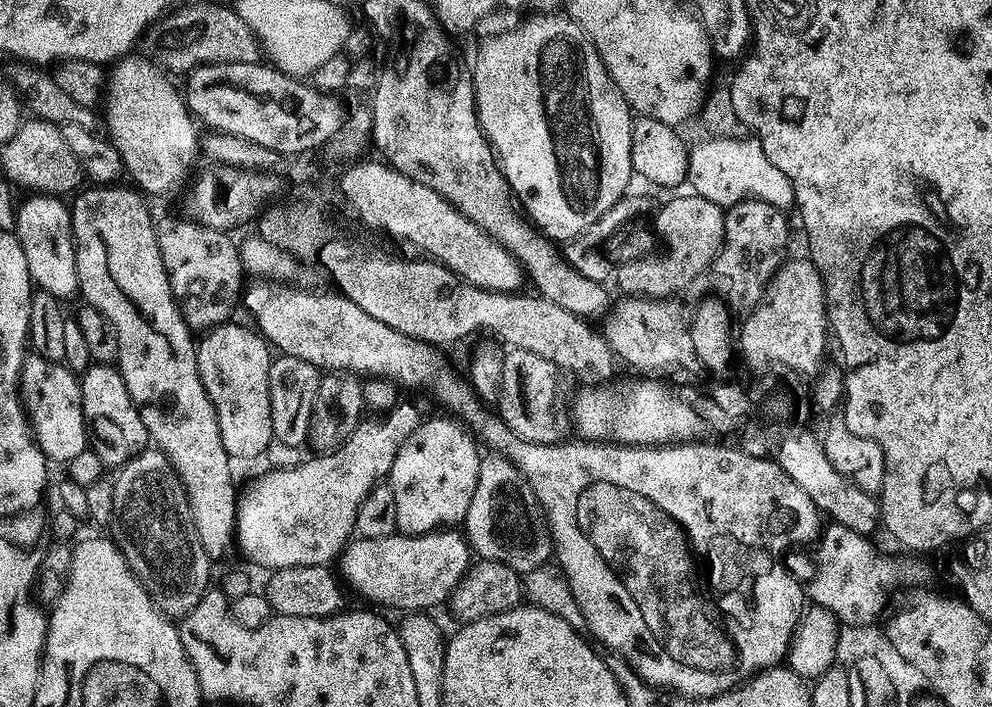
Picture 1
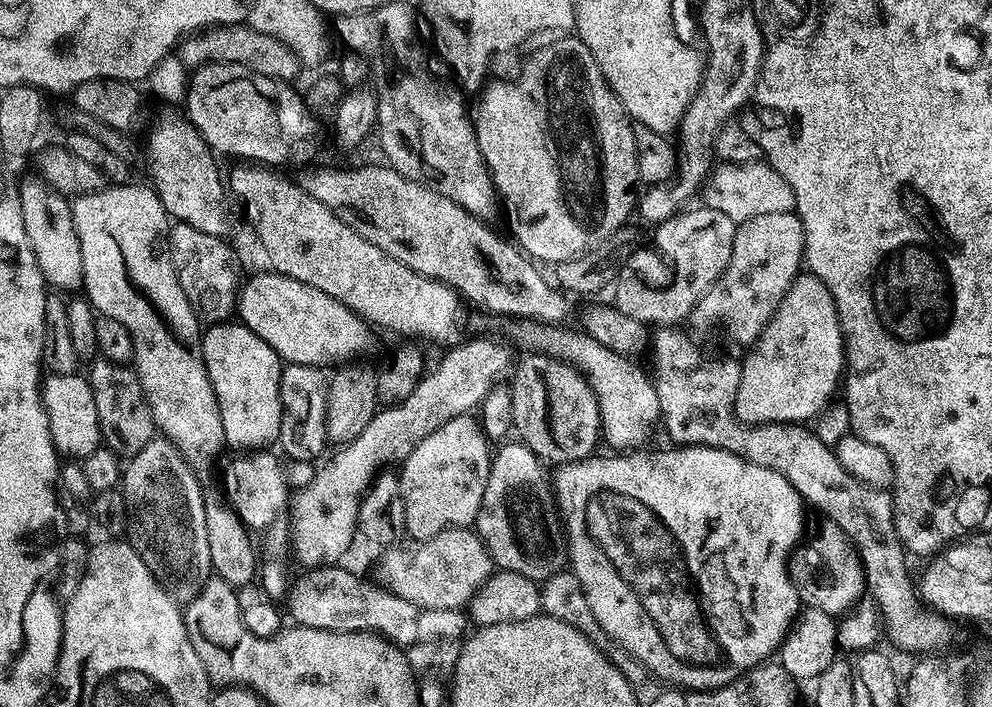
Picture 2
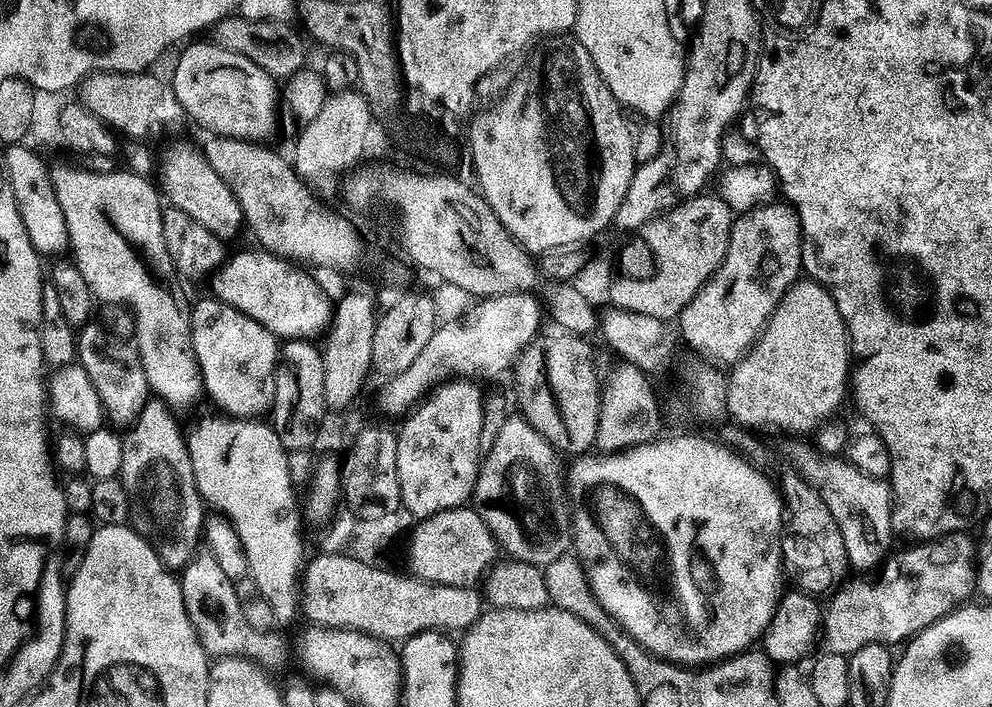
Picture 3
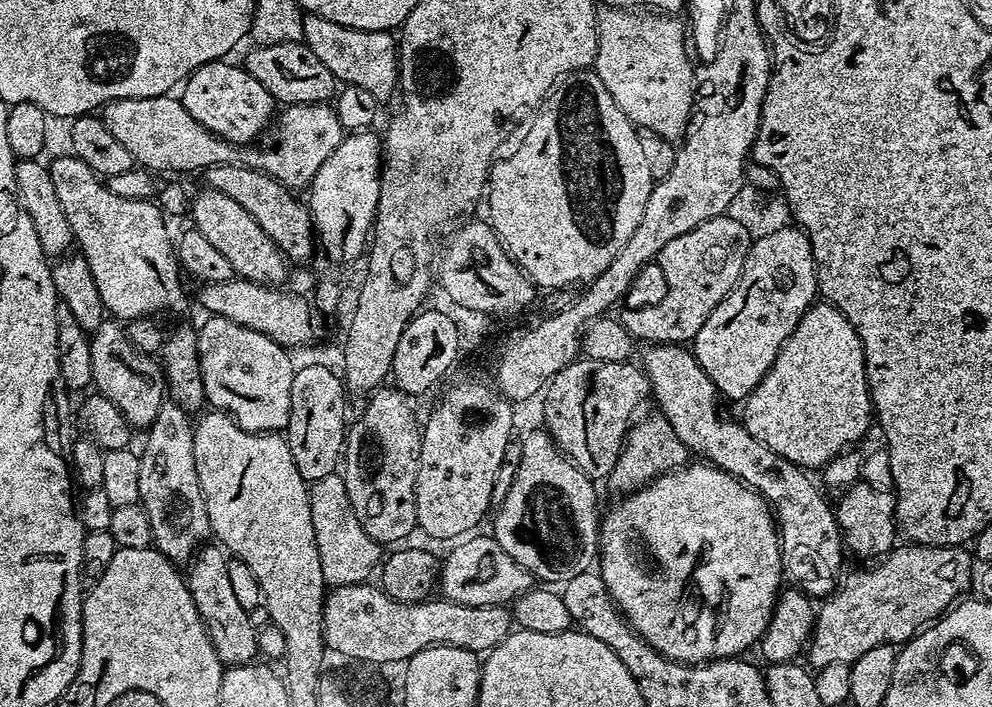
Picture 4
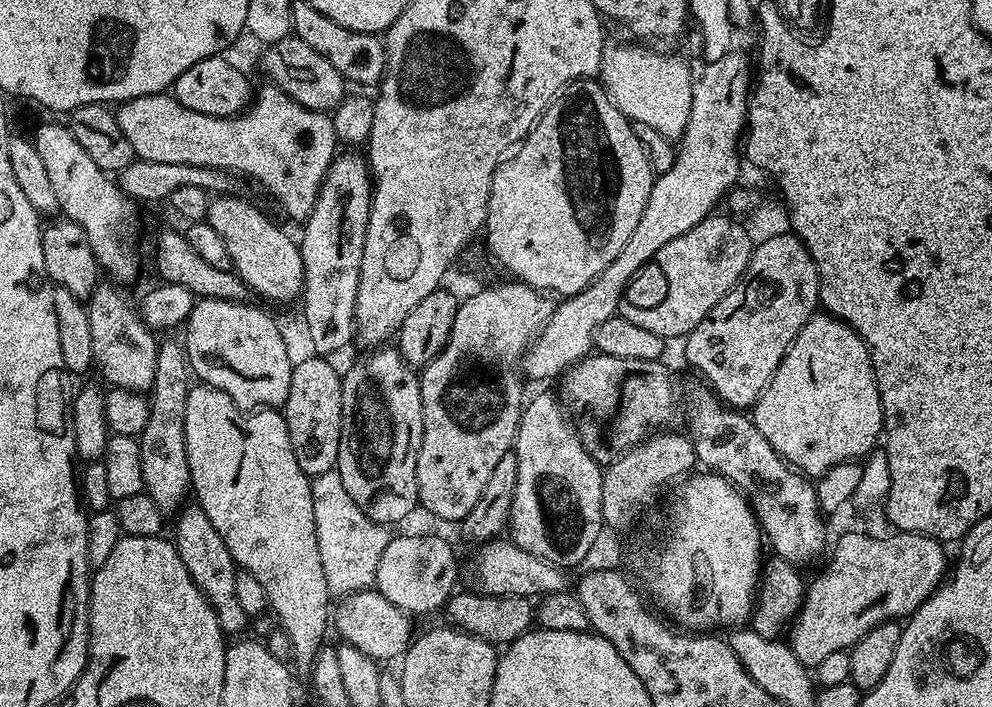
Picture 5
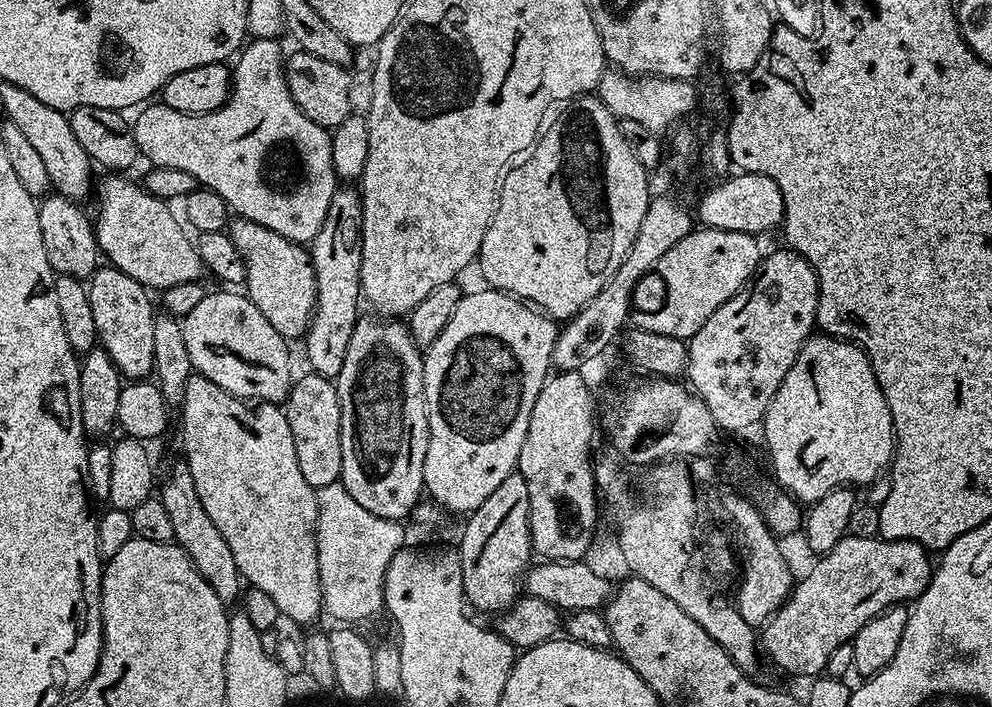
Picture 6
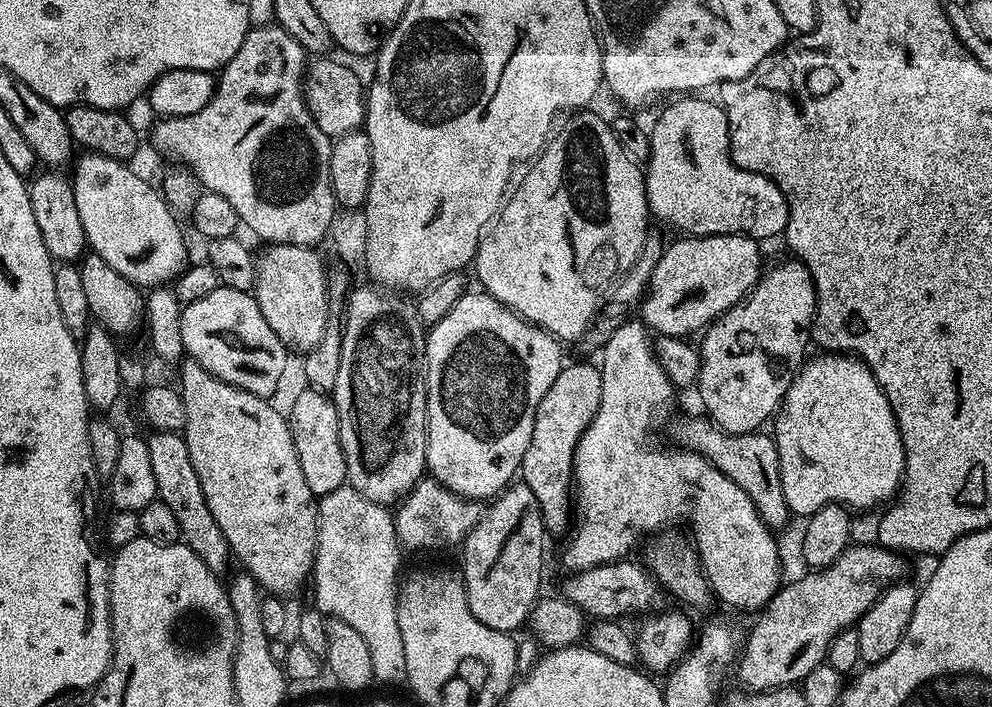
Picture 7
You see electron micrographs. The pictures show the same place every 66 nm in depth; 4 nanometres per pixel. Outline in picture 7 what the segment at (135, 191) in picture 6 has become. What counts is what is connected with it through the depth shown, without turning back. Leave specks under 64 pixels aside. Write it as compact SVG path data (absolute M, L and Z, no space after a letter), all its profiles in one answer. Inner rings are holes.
M85 151L80 155L75 157L71 165L73 168L72 172L70 171L70 179L74 202L78 205L78 215L82 218L82 230L88 239L88 248L100 255L122 278L128 279L141 290L151 290L175 281L184 272L190 259L184 246L184 232L176 221L177 213L168 205L161 189L153 181L139 179L123 160L103 156L100 152Z

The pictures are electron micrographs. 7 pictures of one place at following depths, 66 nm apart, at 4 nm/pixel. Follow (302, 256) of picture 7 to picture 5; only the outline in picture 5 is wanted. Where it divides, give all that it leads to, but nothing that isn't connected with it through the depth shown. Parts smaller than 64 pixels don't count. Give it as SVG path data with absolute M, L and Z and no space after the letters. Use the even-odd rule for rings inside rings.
M236 196L209 199L206 222L219 234L232 259L231 267L244 282L245 289L257 292L264 300L288 304L304 291L304 267L299 243L291 240L274 221L263 216L248 200Z

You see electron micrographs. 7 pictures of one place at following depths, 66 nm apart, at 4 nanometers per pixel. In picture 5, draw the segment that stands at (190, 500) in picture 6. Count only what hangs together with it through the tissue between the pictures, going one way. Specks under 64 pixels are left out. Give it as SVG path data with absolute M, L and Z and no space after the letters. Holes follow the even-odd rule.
M195 502L181 508L175 520L174 543L176 550L190 574L190 578L207 596L209 604L216 611L220 627L224 629L225 633L232 634L236 628L236 616L238 617L236 595L232 585L238 565L232 561L230 550L226 550L226 542L222 542L221 529L214 522L210 522L210 518L206 518L200 505Z

